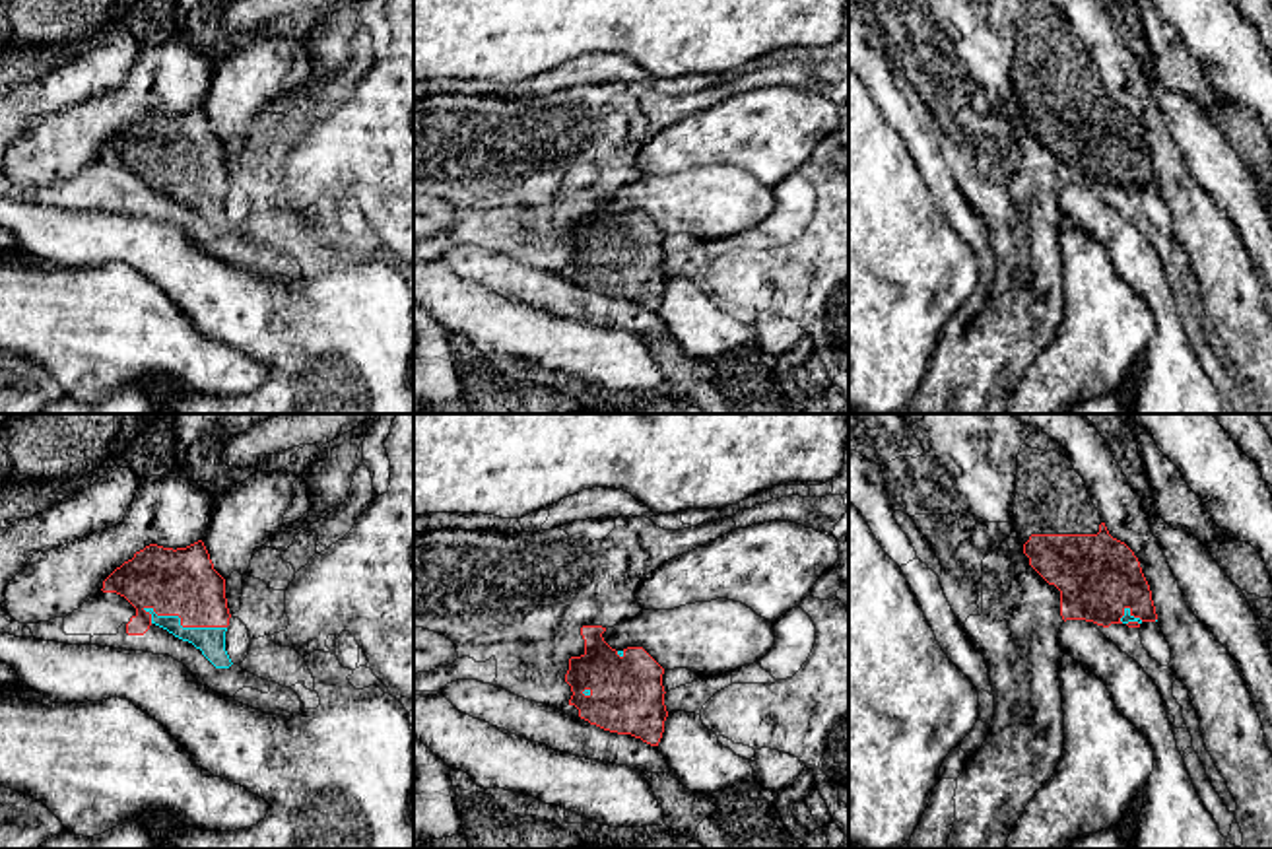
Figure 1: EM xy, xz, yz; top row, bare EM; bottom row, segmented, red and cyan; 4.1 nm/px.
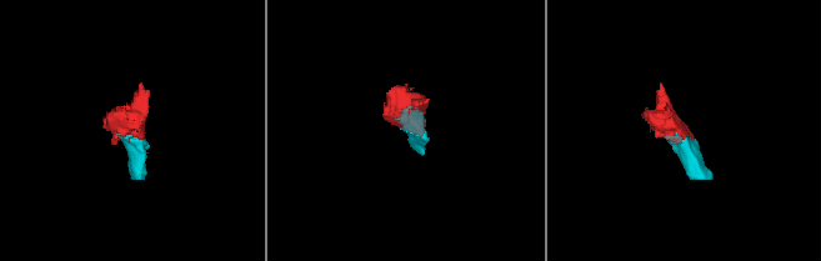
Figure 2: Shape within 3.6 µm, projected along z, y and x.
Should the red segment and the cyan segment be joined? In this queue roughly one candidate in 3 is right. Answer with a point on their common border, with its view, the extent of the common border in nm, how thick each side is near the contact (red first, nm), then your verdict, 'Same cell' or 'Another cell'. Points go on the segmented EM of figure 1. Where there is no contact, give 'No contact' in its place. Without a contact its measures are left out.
Touches red at xy (183, 626). Shared border 360 nm. Thickness 280 nm (red) against 110 nm. Same cell

